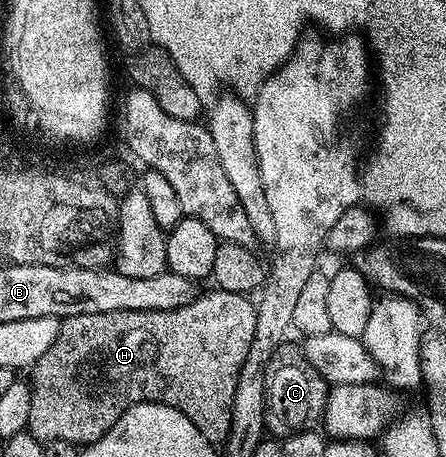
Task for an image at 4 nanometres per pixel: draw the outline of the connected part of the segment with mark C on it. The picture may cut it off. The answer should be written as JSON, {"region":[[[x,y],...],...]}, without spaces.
{"region":[[[281,345],[274,353],[274,357],[266,368],[268,396],[264,406],[264,421],[267,430],[276,437],[287,437],[299,431],[315,428],[323,420],[328,392],[330,390],[329,383],[320,376],[318,369],[314,369],[314,365],[310,365],[310,361],[304,356],[303,350],[299,346],[288,346]]]}

